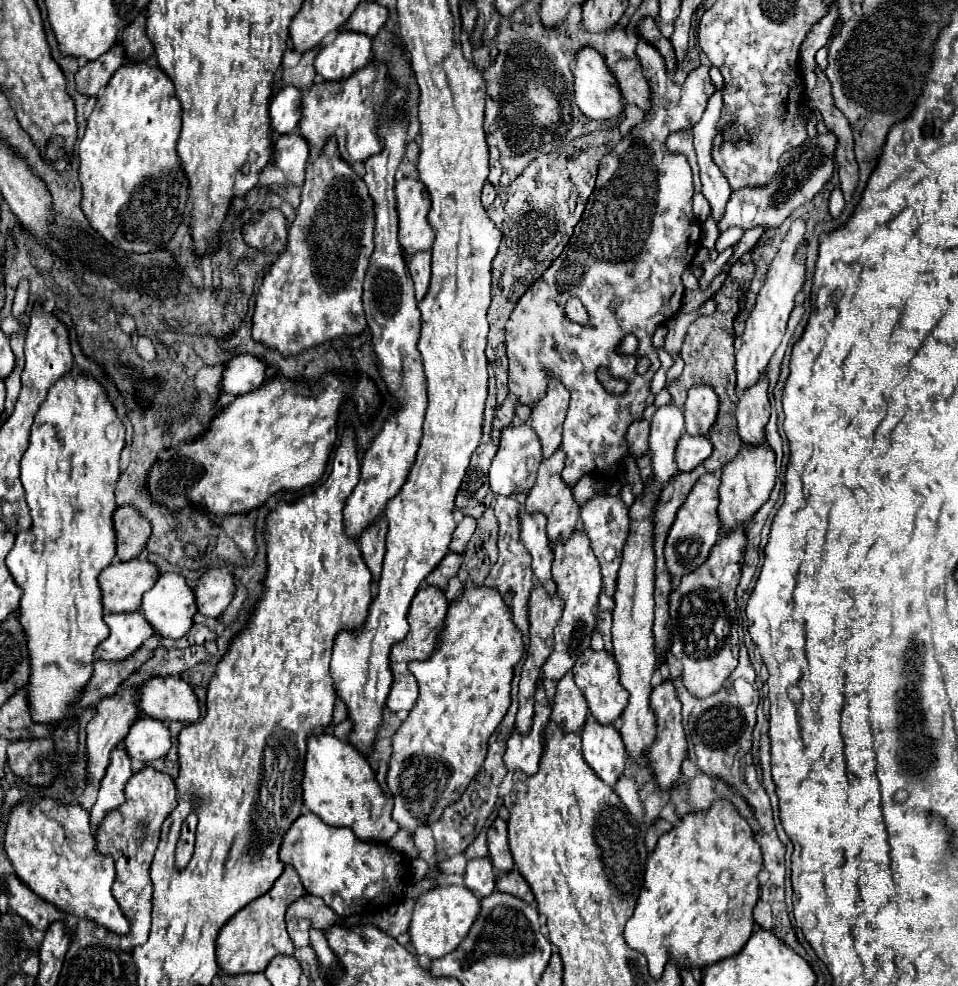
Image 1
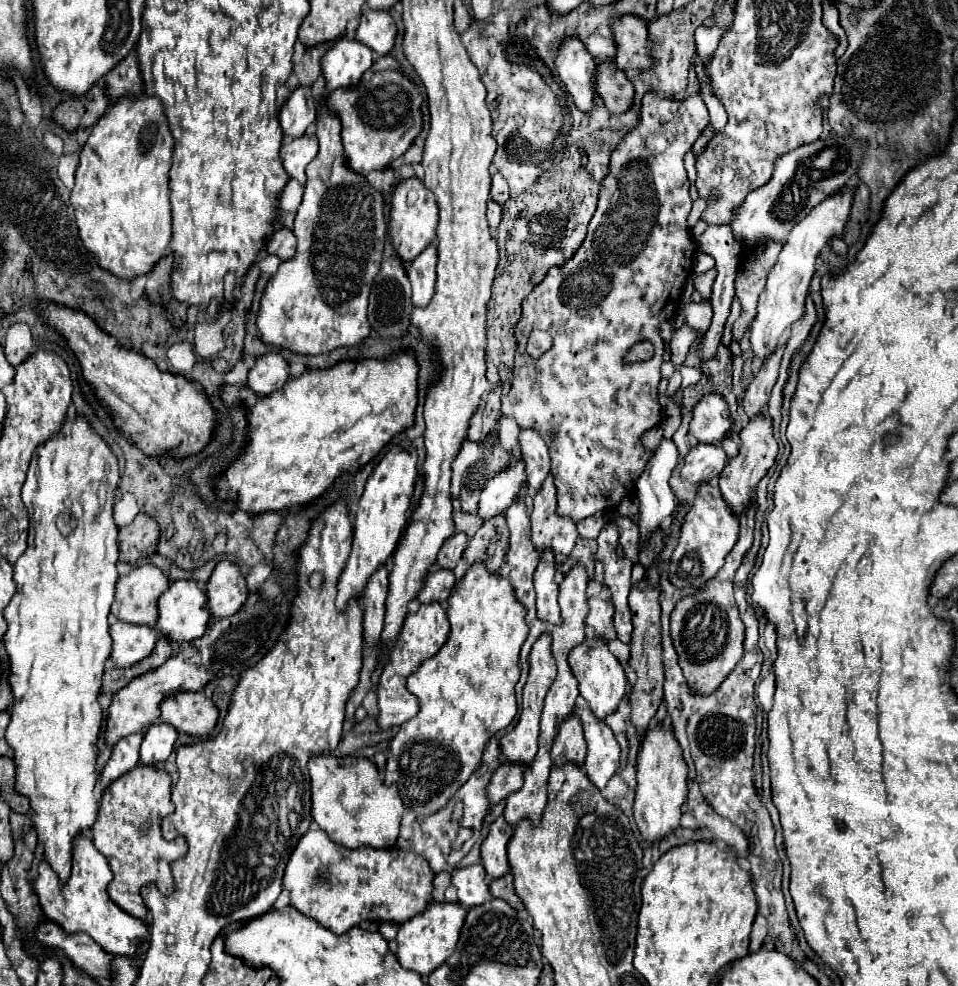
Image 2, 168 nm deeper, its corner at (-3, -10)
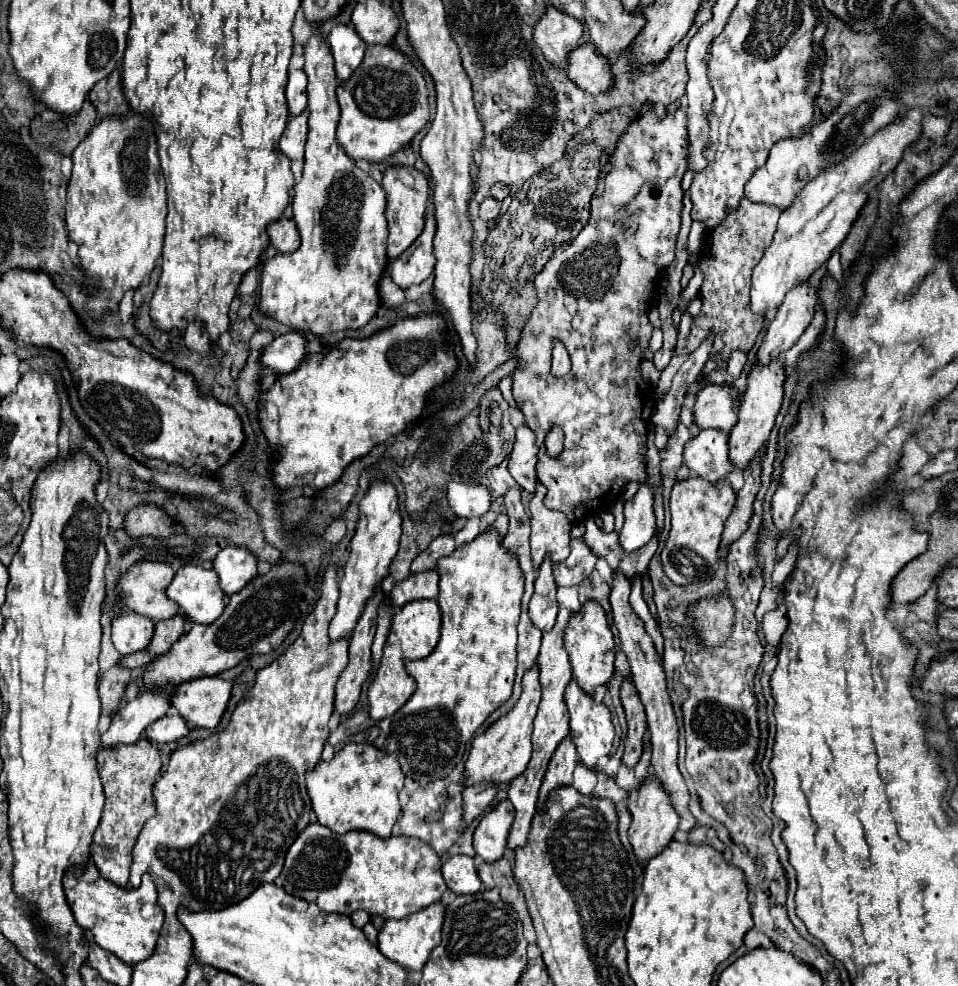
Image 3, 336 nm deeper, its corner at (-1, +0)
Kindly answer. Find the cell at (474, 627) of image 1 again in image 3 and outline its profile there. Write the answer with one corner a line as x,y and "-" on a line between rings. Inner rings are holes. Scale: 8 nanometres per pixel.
487,529
471,543
457,547
453,555
437,563
439,579
439,607
443,613
441,639
431,655
417,661
407,661
405,671
417,681
417,691
393,715
391,735
385,753
395,753
407,777
413,777
421,787
447,777
463,759
467,741
485,723
485,719
509,701
515,679
515,643
517,625
521,617
521,597
525,591
525,577
513,555
505,551
497,533

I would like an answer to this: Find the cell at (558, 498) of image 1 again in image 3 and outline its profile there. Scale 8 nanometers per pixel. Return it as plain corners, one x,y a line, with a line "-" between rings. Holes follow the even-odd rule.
537,481
537,491
529,503
531,511
531,555
535,569
541,565
545,555
551,555
553,563
565,561
569,555
569,539
571,539
571,523
561,511
547,509
543,499
547,489
541,481

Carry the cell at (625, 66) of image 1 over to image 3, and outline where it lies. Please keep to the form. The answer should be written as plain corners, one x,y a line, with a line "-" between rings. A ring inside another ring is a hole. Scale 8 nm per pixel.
585,43
569,55
569,77
591,95
605,93
613,87
611,65
593,43

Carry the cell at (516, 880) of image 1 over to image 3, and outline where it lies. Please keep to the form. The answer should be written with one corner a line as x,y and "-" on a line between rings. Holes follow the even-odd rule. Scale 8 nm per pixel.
501,859
501,861
495,861
495,863
481,863
479,869
477,869
485,889
493,889
493,887
499,887
501,891
501,897
509,903
513,903
517,897
519,897
519,887
513,879
513,873
511,873
511,863
509,859

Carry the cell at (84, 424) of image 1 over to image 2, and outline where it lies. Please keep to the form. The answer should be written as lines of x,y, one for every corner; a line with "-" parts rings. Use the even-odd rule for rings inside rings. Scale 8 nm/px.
81,417
65,423
59,435
53,435
47,443
37,447
23,485
23,503
31,521
29,547
13,565
17,591
3,611
9,625
3,643
9,653
9,685
13,691
13,705
9,709
11,721
5,739
13,749
13,763
17,767
15,791
29,799
37,843
43,847
43,859
59,875
59,883
69,879
73,839
91,831
99,813
93,789
97,783
97,741
103,709
97,697
105,661
111,653
107,615
115,599
115,563
119,559
119,529
113,521
117,483
117,457

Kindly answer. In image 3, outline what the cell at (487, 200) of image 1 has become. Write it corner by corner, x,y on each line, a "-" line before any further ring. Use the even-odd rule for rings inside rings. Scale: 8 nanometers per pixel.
485,197
485,201
479,205
479,215
481,219
485,221
493,221
499,217
499,211
501,211
501,203
495,201
493,197

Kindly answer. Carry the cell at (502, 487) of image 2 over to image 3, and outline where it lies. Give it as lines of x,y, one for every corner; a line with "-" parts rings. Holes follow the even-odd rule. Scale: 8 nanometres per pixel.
449,483
447,499
457,517
483,517
491,507
491,491
485,485

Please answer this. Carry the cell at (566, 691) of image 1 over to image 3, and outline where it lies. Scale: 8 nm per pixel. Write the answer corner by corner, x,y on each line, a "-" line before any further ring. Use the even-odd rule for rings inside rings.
565,737
547,767
543,785
539,789
539,807
545,807
545,799
549,795
551,789
559,787
559,785
571,785
573,781
573,769
579,765
579,753
577,753
577,745
573,743
571,737

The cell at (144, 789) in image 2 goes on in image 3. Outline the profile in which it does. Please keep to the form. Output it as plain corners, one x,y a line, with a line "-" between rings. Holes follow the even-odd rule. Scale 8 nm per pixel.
141,739
135,745
119,745
113,749
101,749
97,755
99,777
105,789
105,807
101,823
93,835
91,861
95,861
101,877
119,887
127,887
131,871
131,851
137,843
137,835
145,821
157,813
153,801
153,785
161,775
159,751

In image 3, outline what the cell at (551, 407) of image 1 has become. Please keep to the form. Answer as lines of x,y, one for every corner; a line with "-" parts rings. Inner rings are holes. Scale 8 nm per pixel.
517,427
517,439
509,455
509,473
521,485
521,489
529,493
533,493
537,485
537,451
539,447
535,445
535,433
529,427

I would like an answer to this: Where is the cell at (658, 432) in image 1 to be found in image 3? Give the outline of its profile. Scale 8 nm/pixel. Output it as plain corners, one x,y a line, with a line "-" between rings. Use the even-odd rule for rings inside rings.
651,481
641,483
633,499
625,503
625,525
619,533
619,543
625,551
641,549
657,533
653,503
655,503
655,487

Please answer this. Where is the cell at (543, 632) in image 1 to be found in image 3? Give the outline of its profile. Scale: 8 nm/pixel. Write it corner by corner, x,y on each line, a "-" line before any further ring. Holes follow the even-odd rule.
535,663
523,675
523,693
517,705
507,715
497,719
485,733
475,737
469,759
465,763
467,785
481,783
481,779
493,783
507,783
525,771
531,759
531,733
533,733
533,721
539,709
539,701
541,701
541,683
539,683
539,665

